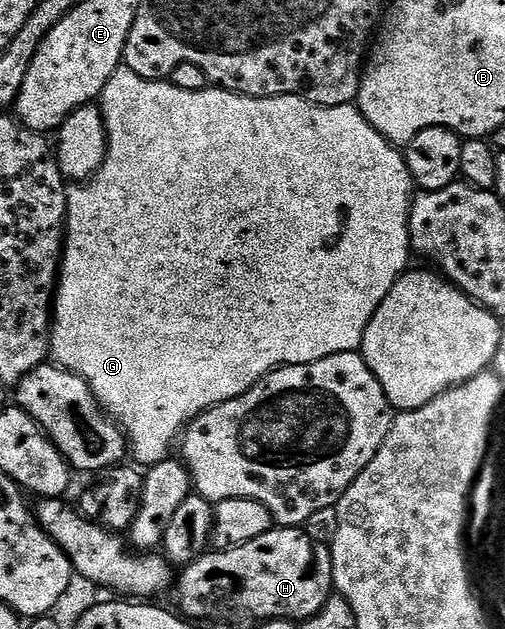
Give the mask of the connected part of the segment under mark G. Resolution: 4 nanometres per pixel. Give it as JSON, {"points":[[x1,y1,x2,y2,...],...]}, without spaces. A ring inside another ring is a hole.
{"points":[[124,66,117,69,117,73,107,82,107,86,101,91,99,101,101,117,105,120,105,157,95,175,90,176,84,182,77,182,68,189,67,206,65,207,65,246,61,253,61,270,57,281,57,291,53,301,51,313,51,356,60,367,73,372,79,378,89,383,89,389,93,391,95,398,100,402,106,416,113,417,121,425,128,451,131,456,138,460,141,466,158,464,170,459,173,443,178,443,179,437,193,423,196,416,202,416,228,400,237,400,251,386,255,386,268,372,275,368,286,368,292,364,310,364,319,362,331,354,340,352,358,351,363,342,363,334,383,298,395,286,395,282,410,267,409,256,409,206,415,195,413,176,404,155,394,145,390,144,384,136,379,135,374,128,363,118,361,109,353,104,344,104,334,108,318,108,316,104,309,104,298,96,240,96,237,92,227,92,216,86,206,86,203,90,192,92,191,90,179,90,168,82,150,82,144,80,139,74,135,74]]}

